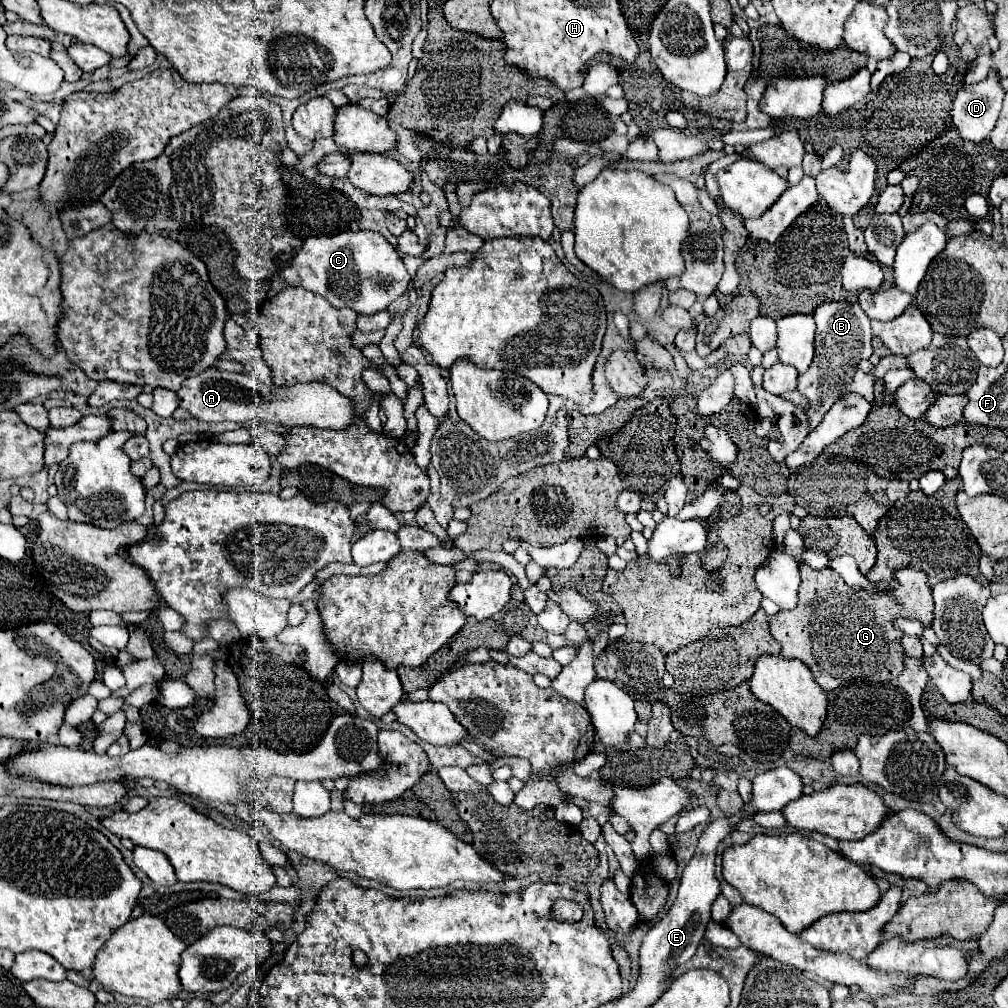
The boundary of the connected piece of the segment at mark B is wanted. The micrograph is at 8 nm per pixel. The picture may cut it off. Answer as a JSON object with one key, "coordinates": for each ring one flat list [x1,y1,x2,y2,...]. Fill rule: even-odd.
{"coordinates":[[825,302,815,314,817,334,815,334,815,358,805,374,799,376,797,390,809,400,805,414,809,414,809,430,821,422,833,402,841,396,841,392,853,382,853,376,859,368,861,360,869,360,871,350,871,324,859,304,849,302]]}

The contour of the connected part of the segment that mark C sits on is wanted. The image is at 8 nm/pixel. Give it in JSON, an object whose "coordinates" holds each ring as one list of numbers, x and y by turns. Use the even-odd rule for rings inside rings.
{"coordinates":[[341,232,335,236,309,236,301,248,301,252,295,256,295,264,279,270,279,276,289,286,301,286,321,298,325,298,333,308,351,308,357,314,377,314,379,310,385,310,399,294,407,290,407,284,411,276,407,274,401,258,397,256,397,250,379,234,379,232],[391,278,389,286,383,286,379,280]]}

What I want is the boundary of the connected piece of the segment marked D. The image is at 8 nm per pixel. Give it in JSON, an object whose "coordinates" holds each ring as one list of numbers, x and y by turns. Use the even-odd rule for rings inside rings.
{"coordinates":[[991,72,985,82,971,88,961,84,953,98,953,110,949,110,949,118,959,138,973,144,985,142,1001,112,1003,96,995,72]]}

